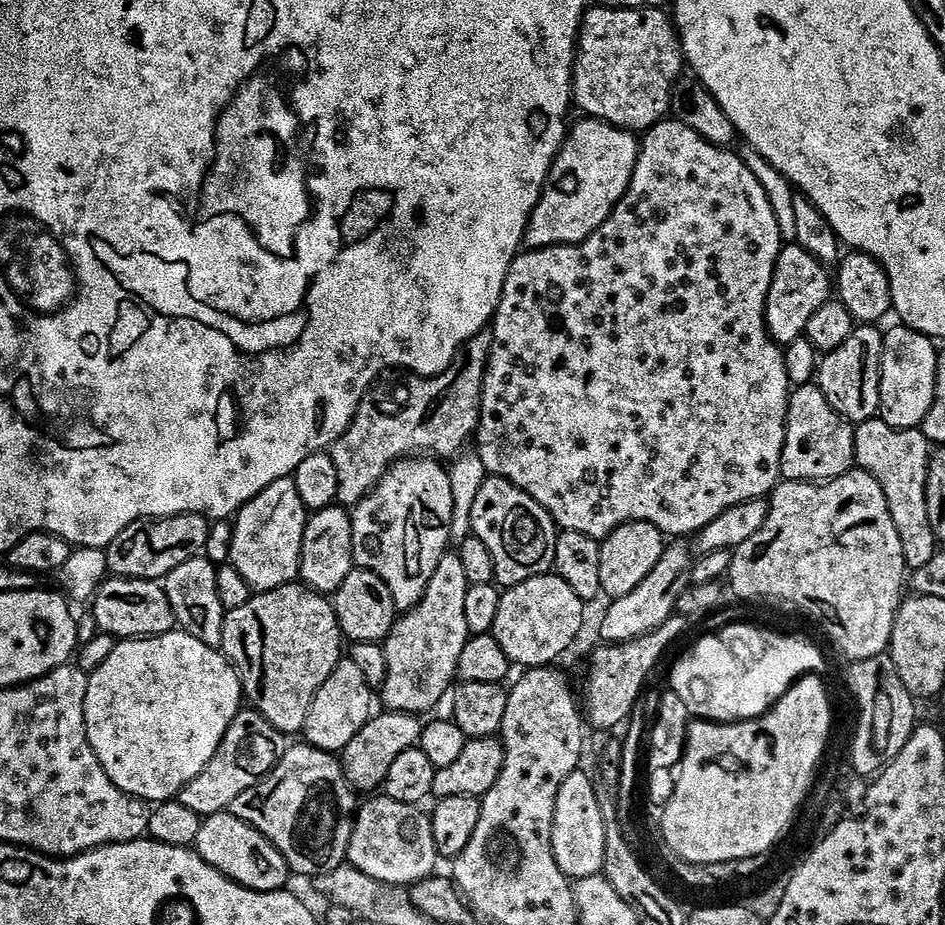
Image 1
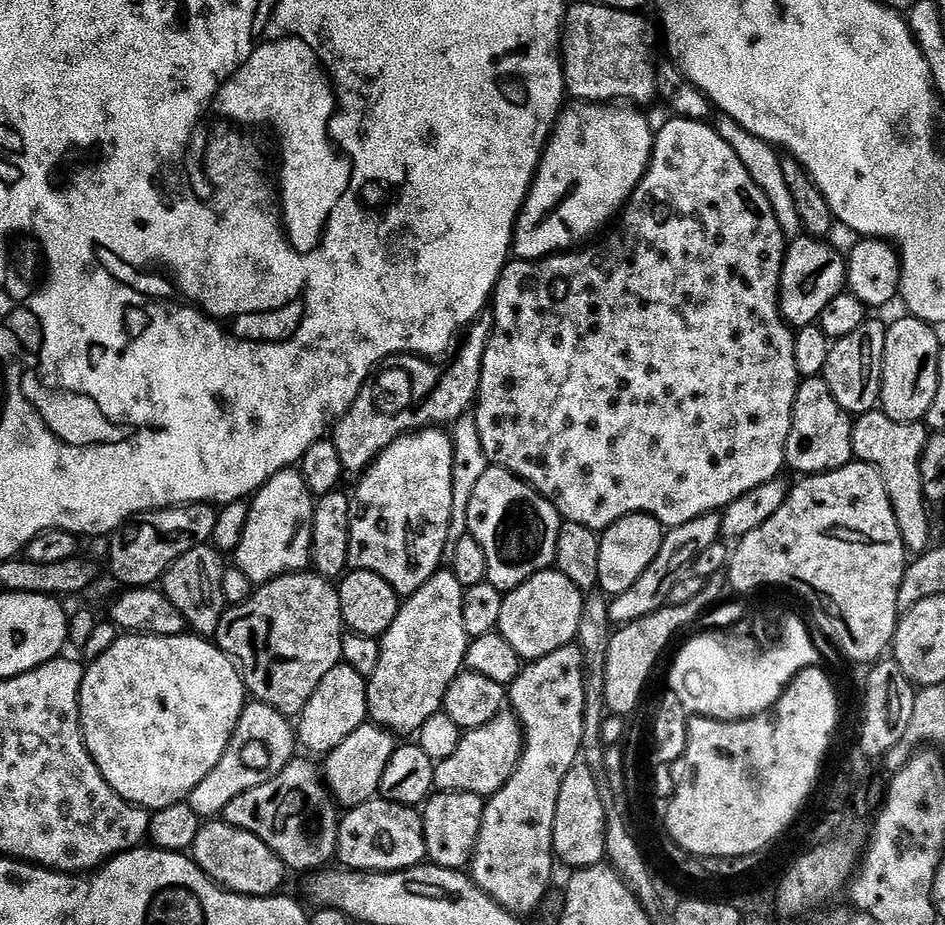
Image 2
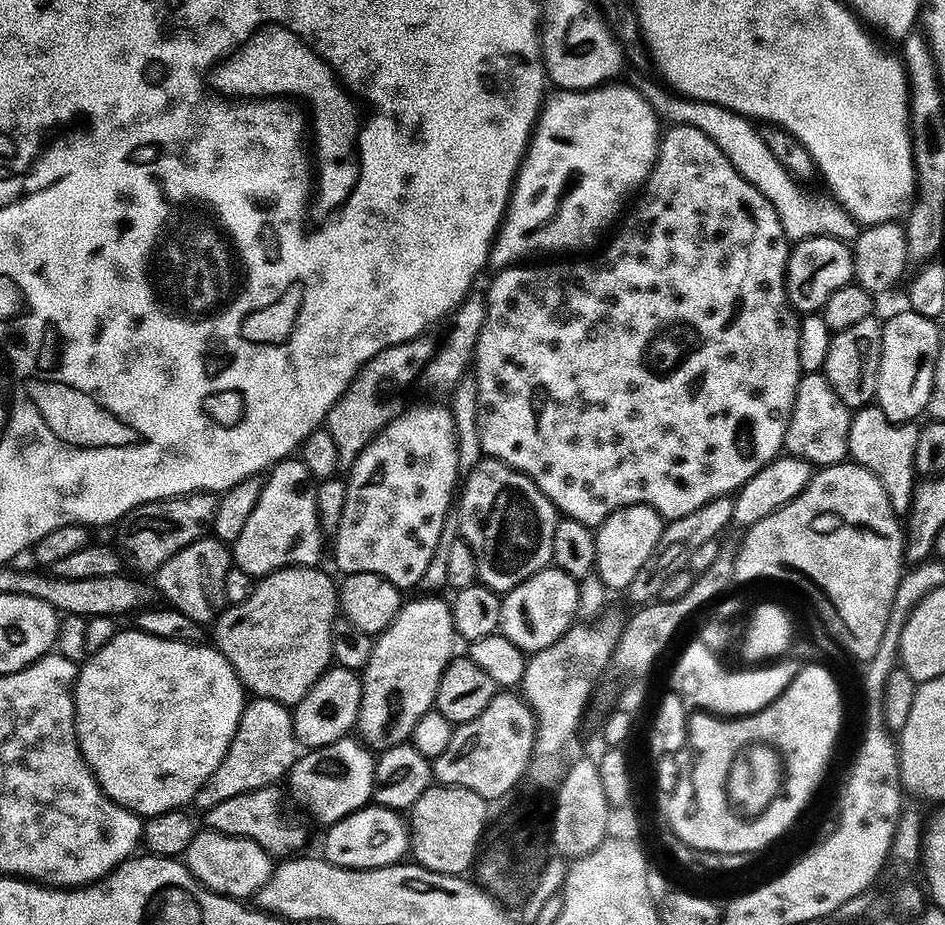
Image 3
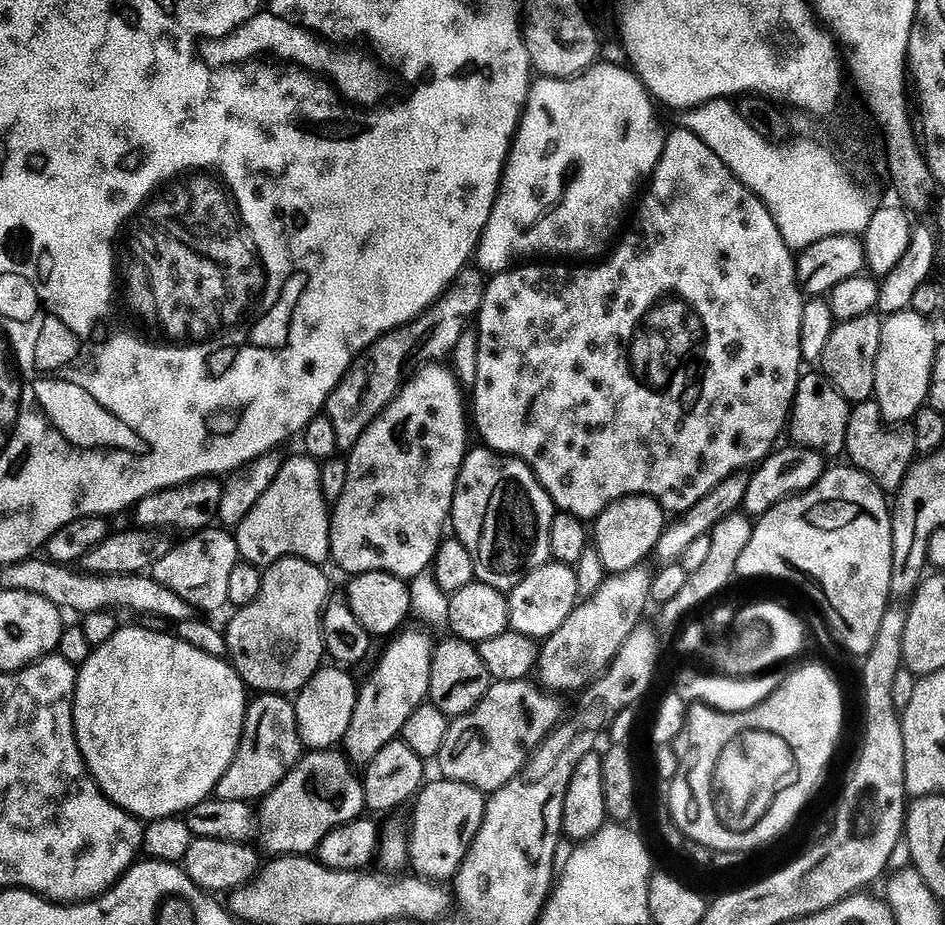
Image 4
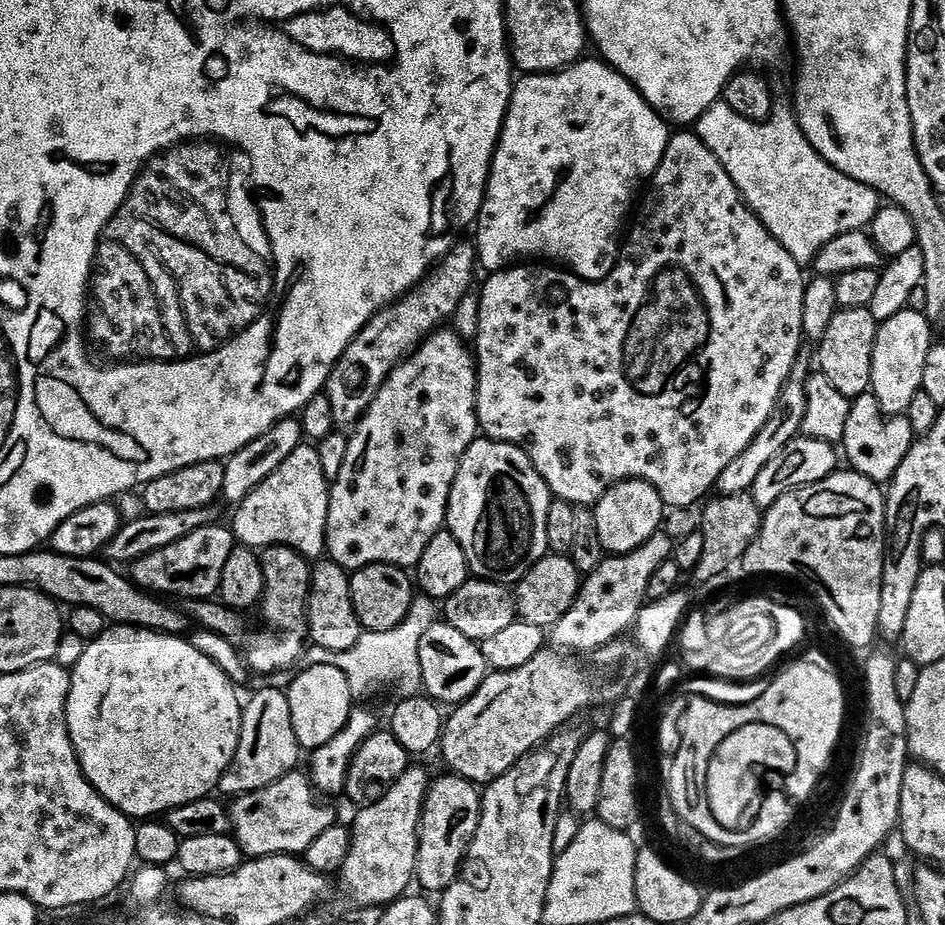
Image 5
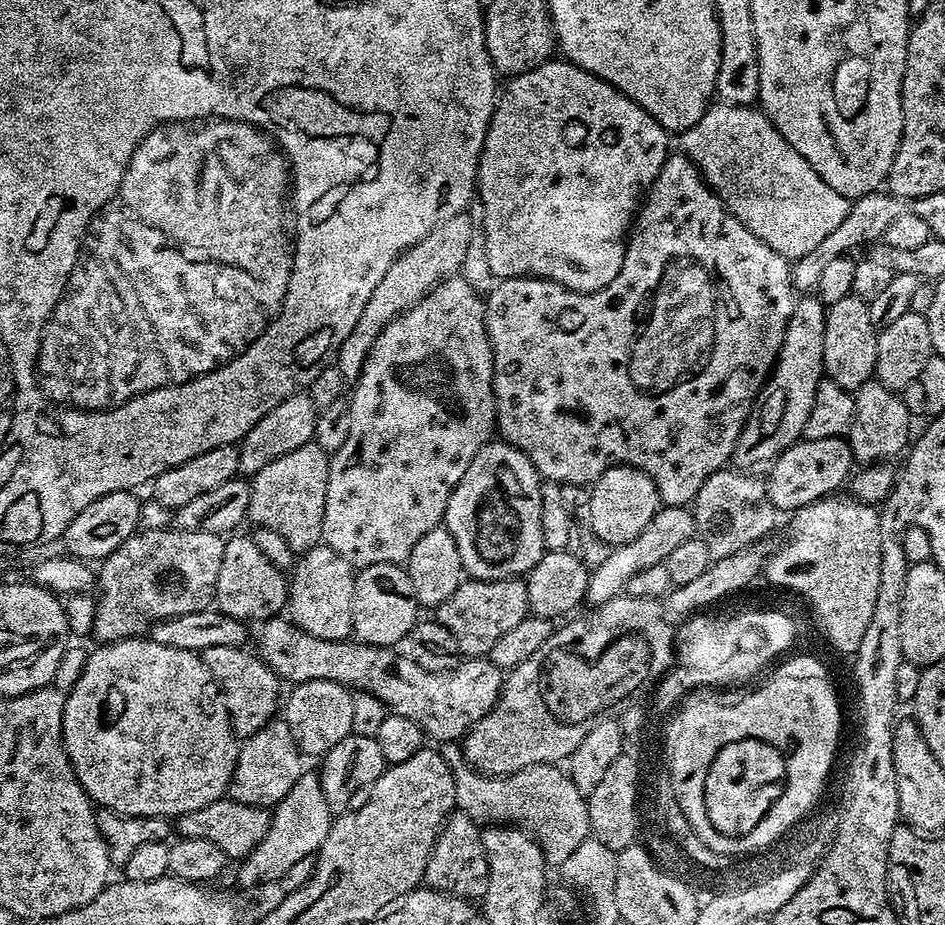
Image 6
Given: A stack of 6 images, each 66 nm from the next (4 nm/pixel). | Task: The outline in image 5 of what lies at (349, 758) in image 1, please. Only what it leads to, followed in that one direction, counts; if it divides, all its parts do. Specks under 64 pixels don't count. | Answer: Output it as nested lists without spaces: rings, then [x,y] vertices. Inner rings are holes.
[[[291,772],[260,792],[245,792],[231,801],[227,809],[230,832],[245,857],[299,857],[314,842],[314,838],[333,827],[331,810],[315,800],[314,785],[302,772]]]

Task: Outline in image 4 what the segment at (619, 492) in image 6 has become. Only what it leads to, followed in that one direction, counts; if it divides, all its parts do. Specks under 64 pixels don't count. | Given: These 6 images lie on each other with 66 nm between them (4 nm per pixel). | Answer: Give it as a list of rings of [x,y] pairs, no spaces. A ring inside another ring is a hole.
[[[627,496],[597,516],[594,527],[594,552],[600,555],[600,564],[605,568],[605,573],[615,574],[641,567],[644,559],[655,553],[666,527],[666,513],[654,498]]]

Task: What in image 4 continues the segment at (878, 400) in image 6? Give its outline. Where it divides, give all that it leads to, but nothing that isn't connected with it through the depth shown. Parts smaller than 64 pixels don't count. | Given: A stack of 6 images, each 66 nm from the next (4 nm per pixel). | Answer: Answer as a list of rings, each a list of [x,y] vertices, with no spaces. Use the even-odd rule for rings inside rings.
[[[876,403],[855,405],[846,434],[846,456],[852,459],[849,460],[851,467],[866,473],[885,494],[895,494],[900,491],[906,474],[917,459],[915,434],[908,426],[888,430],[892,432],[884,432],[884,428],[886,429],[886,421]]]

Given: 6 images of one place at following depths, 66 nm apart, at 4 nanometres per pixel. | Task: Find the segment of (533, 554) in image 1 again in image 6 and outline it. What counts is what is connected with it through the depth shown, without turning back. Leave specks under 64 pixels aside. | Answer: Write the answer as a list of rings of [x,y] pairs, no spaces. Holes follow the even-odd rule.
[[[489,442],[474,458],[466,478],[458,482],[448,503],[446,527],[454,534],[458,550],[462,554],[464,571],[473,581],[514,580],[527,577],[542,562],[546,554],[542,506],[544,505],[544,484],[542,477],[532,465],[532,459],[520,451],[515,444]]]

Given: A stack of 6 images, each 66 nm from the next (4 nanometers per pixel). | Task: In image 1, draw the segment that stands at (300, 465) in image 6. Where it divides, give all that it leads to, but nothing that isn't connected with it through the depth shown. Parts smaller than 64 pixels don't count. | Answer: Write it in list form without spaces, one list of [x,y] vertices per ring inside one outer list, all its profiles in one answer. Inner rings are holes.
[[[292,478],[266,486],[262,494],[258,494],[236,513],[232,524],[230,562],[238,574],[246,578],[253,593],[269,592],[278,586],[293,583],[299,577],[302,534],[306,534],[309,515]]]

